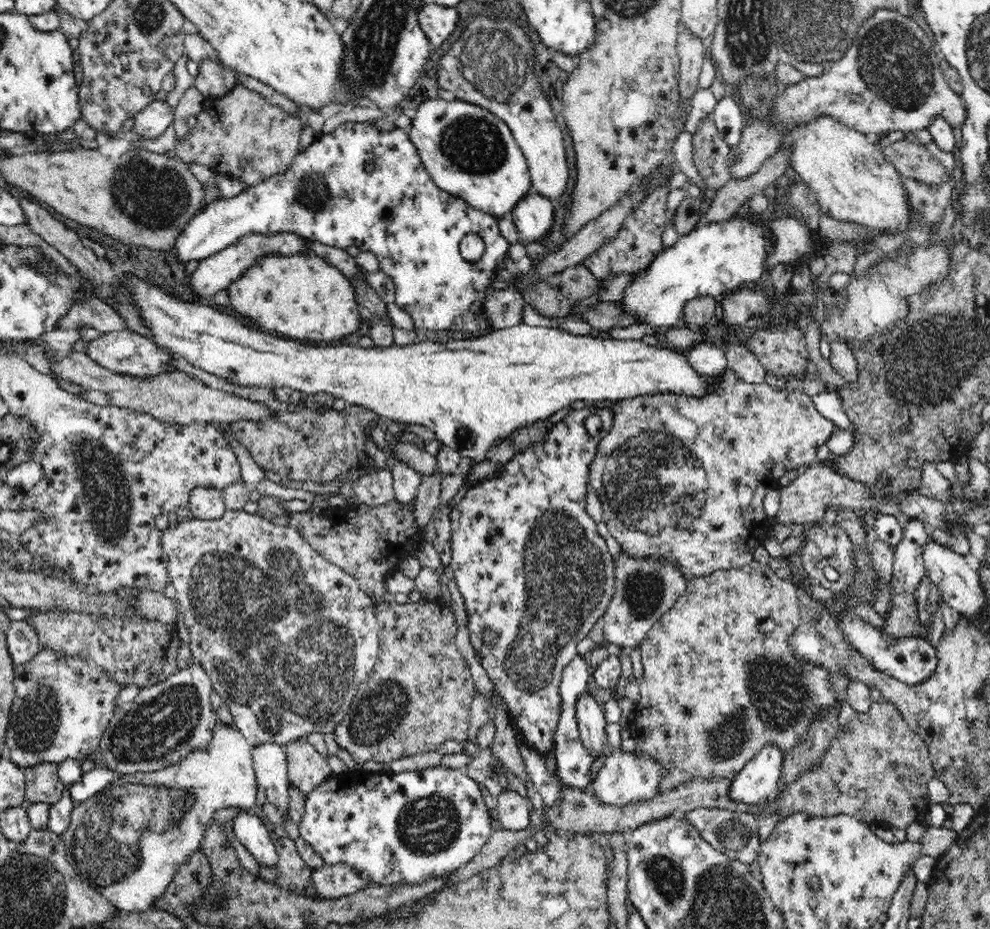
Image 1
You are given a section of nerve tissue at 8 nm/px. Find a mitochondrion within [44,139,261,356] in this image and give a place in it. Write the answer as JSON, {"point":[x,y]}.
{"point":[154,197]}

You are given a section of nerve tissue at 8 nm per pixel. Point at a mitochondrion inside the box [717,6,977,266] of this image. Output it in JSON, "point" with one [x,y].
{"point":[892,61]}

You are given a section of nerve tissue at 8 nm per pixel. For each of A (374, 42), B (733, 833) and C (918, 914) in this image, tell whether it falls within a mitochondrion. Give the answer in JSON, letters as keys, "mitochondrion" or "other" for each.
{"A":"mitochondrion","B":"mitochondrion","C":"other"}

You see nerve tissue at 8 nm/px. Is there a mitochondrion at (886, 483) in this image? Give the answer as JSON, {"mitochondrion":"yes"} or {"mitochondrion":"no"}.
{"mitochondrion":"no"}

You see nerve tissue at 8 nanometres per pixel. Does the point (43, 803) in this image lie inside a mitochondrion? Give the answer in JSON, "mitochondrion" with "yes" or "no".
{"mitochondrion":"no"}

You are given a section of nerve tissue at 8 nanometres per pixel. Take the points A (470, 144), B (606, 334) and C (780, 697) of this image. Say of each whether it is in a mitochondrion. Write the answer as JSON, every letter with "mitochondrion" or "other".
{"A":"mitochondrion","B":"other","C":"mitochondrion"}

